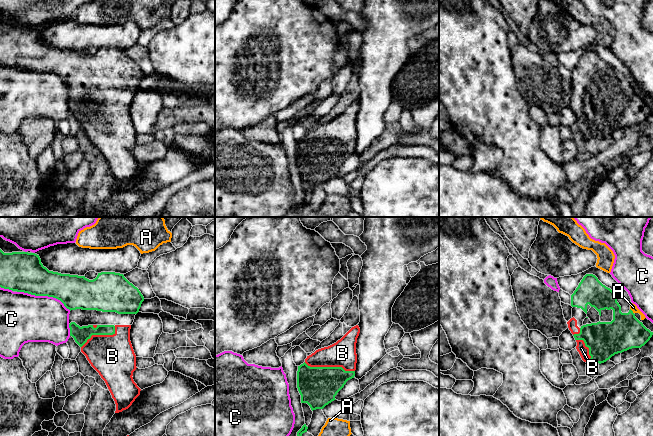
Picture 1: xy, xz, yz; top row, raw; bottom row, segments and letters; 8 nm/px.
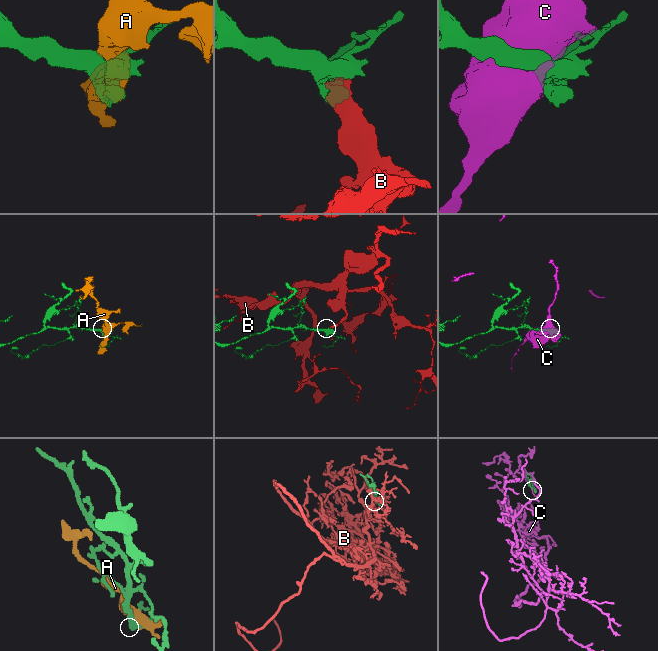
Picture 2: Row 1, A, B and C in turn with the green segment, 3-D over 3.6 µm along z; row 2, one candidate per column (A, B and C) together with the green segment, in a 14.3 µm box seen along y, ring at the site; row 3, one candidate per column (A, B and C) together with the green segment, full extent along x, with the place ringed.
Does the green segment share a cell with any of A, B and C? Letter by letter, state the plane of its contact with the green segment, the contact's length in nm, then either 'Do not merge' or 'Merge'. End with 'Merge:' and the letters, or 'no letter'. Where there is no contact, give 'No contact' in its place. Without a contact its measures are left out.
A: Touches green in yz. Shared border 50 nm. Do not merge
B: Touches green in xz. Shared border 420 nm. Merge
C: Touches green in xy. Shared border 460 nm. Do not merge
Merge: B

